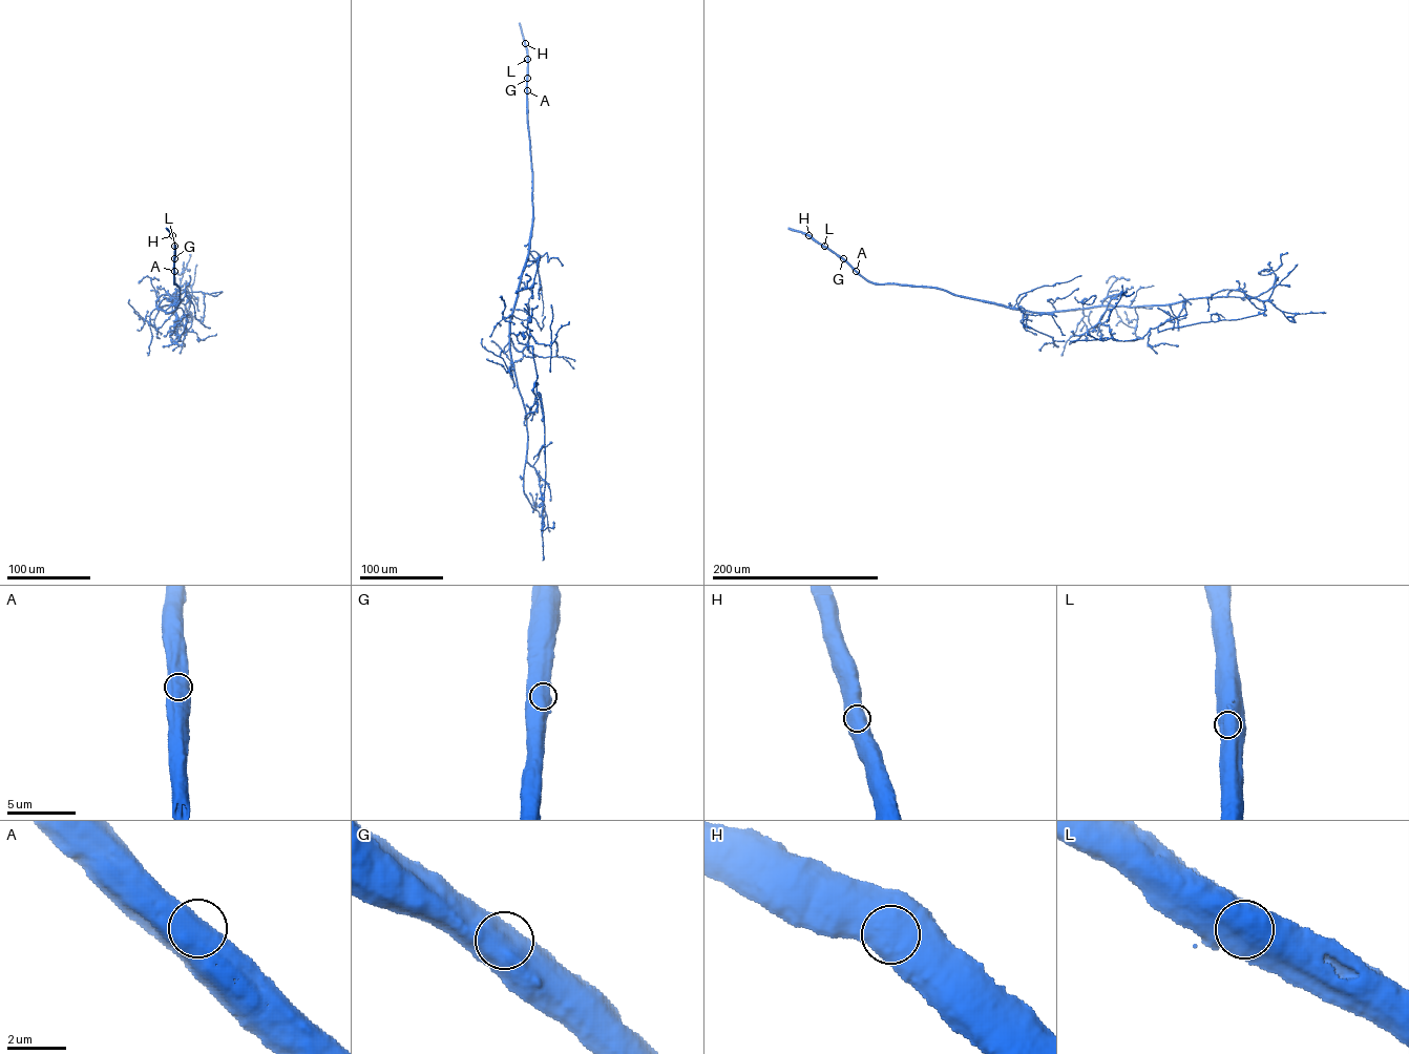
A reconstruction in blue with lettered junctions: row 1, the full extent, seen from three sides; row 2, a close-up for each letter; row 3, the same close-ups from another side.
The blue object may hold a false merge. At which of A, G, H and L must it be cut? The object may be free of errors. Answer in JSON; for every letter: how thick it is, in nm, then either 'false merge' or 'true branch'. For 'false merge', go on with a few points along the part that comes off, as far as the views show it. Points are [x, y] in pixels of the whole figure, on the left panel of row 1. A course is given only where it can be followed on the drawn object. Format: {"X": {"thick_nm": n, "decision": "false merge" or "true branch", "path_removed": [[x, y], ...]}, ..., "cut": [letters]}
{"A": {"thick_nm": 1000, "decision": "true branch"}, "G": {"thick_nm": 900, "decision": "true branch"}, "H": {"thick_nm": 1400, "decision": "true branch"}, "L": {"thick_nm": 1000, "decision": "true branch"}, "cut": []}

